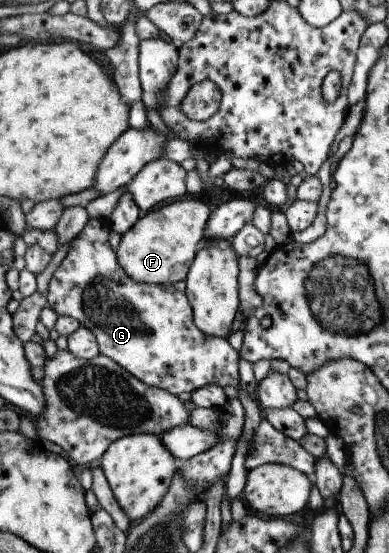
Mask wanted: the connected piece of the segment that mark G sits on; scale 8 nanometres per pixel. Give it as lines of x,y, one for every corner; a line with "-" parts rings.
102,219
87,220
80,233
69,241
68,250
58,265
47,287
47,307
56,315
70,316
80,326
89,329
95,337
99,353
109,357
132,377
150,387
166,390
172,395
193,392
205,385
239,385
238,360
227,338
202,333
193,322
191,307
184,292
177,291
172,284
147,284
130,279
118,265
115,251
109,244
110,229

